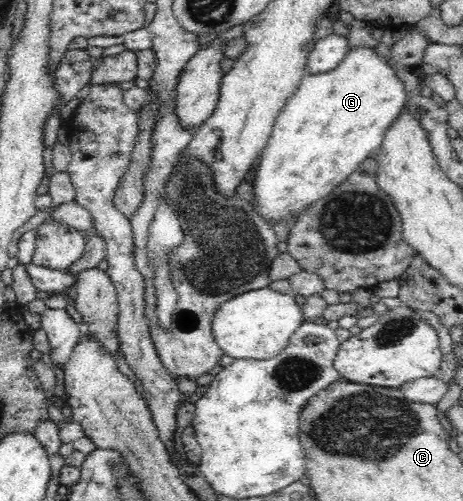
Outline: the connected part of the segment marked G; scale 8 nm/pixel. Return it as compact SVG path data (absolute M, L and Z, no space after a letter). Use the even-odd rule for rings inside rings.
M332 33L315 41L307 59L309 73L303 75L299 88L277 115L255 171L253 206L269 225L291 213L297 218L310 204L327 196L381 146L387 130L402 114L407 102L405 86L387 60L389 58L379 56L371 46L350 49L348 37L339 34Z

